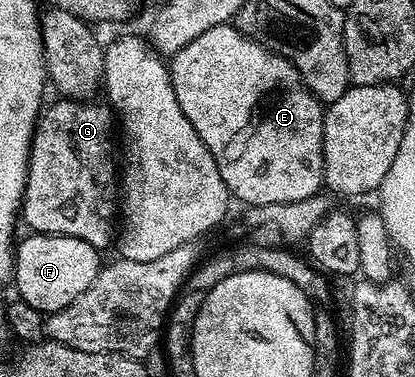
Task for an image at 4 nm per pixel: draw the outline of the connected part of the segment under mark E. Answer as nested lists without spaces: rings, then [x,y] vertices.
[[[220,23],[183,45],[167,66],[183,117],[195,125],[195,133],[215,157],[219,177],[223,177],[226,192],[234,200],[242,199],[249,207],[262,207],[303,201],[322,190],[325,107],[305,88],[291,61],[249,39],[236,26]]]

